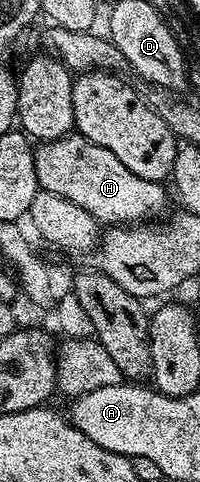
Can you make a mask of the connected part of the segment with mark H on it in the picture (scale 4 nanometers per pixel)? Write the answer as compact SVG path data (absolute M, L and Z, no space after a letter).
M67 135L55 141L41 142L34 150L34 162L39 189L60 195L76 203L76 207L84 207L84 211L103 226L146 223L167 212L167 186L163 182L132 175L132 171L128 171L128 167L124 167L108 147L100 147L87 137Z

